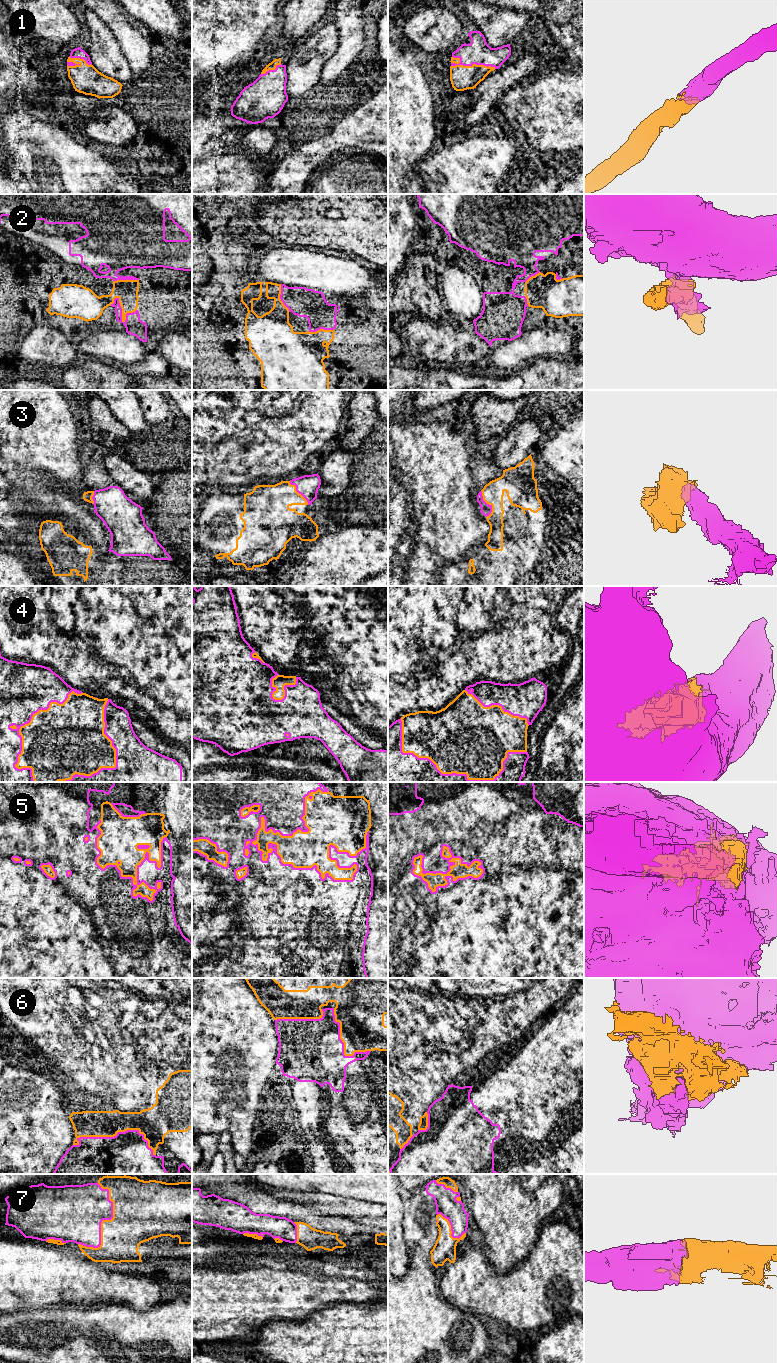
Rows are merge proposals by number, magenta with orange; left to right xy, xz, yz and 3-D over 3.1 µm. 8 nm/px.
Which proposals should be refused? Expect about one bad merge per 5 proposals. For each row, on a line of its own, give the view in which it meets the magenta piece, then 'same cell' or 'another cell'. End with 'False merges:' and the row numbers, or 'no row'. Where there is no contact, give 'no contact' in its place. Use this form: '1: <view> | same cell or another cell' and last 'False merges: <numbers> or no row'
1: yz | same cell
2: xy | another cell
3: yz | same cell
4: yz | same cell
5: xz | same cell
6: xy | same cell
7: xy | same cell
False merges: 2

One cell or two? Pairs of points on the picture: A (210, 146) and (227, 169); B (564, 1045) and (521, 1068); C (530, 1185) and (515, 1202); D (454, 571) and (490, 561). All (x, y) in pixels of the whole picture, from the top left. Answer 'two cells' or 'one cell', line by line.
A: two cells
B: one cell
C: two cells
D: one cell

